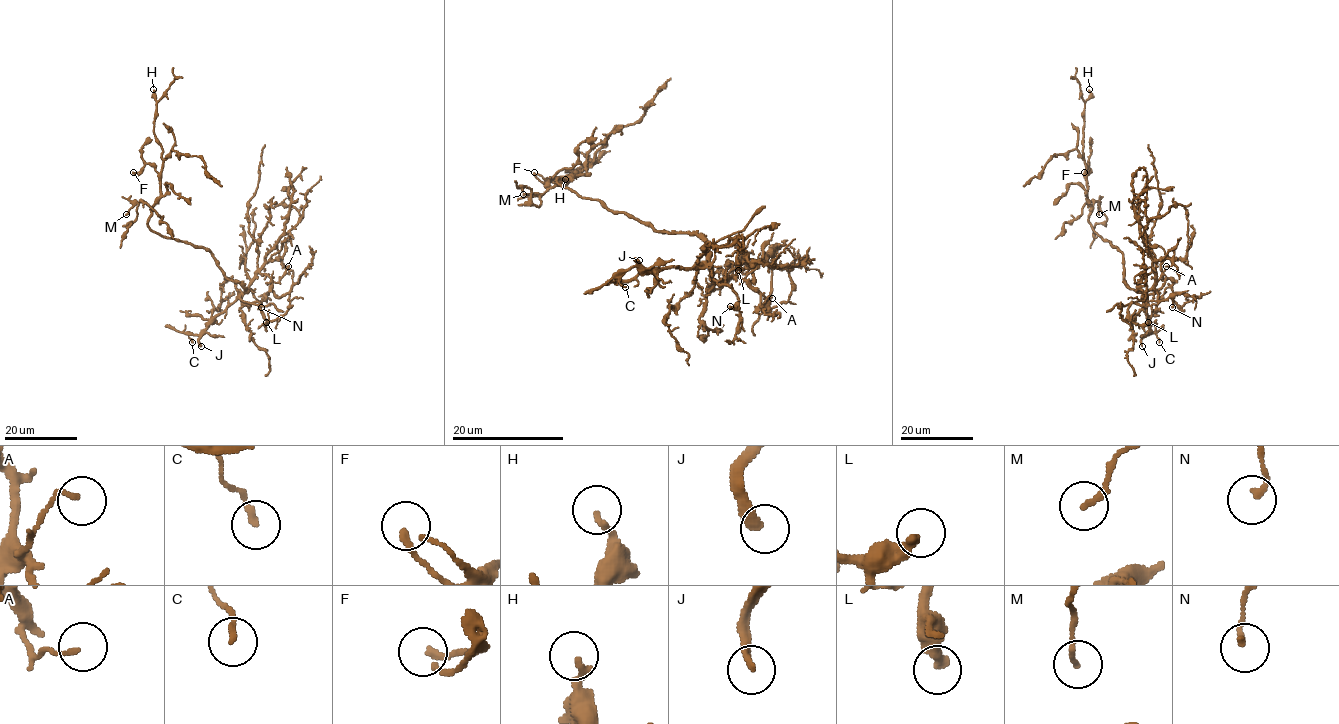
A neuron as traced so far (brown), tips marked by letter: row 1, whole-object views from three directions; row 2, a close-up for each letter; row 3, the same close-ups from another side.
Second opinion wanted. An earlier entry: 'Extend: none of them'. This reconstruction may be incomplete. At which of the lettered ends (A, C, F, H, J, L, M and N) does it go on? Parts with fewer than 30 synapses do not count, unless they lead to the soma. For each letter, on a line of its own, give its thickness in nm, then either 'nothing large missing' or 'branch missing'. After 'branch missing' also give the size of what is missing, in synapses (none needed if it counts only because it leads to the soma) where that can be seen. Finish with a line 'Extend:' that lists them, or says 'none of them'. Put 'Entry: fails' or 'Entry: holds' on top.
Entry: fails
A: 140 nm thick; nothing large missing
C: 190 nm thick; nothing large missing
F: 200 nm thick; nothing large missing
H: 240 nm thick; nothing large missing
J: 260 nm thick; branch missing; about 200 synapses
L: 300 nm thick; nothing large missing
M: 170 nm thick; nothing large missing
N: 180 nm thick; nothing large missing
Extend: J

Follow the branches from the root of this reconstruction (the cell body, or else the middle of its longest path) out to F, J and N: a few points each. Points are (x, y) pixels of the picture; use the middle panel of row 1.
F: (643, 222), (613, 212), (597, 200), (579, 197), (557, 182), (576, 176), (541, 182), (534, 172)
J: (643, 222), (655, 231), (694, 232), (705, 243), (706, 260), (691, 267), (650, 270), (635, 259), (639, 260)
N: (643, 222), (655, 231), (694, 232), (705, 243), (712, 277), (737, 296), (738, 302), (730, 306)

